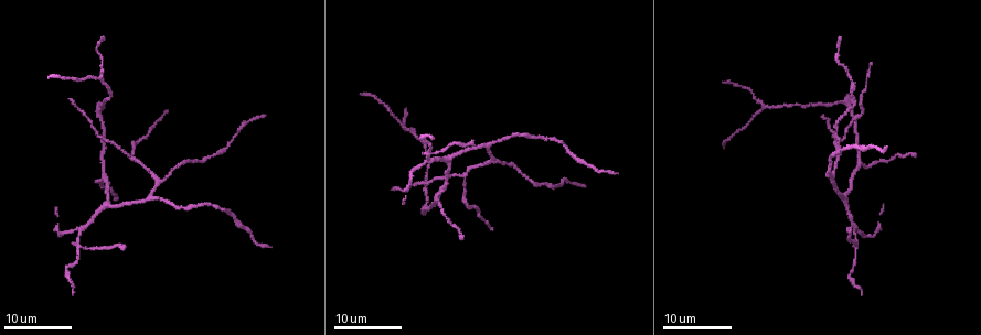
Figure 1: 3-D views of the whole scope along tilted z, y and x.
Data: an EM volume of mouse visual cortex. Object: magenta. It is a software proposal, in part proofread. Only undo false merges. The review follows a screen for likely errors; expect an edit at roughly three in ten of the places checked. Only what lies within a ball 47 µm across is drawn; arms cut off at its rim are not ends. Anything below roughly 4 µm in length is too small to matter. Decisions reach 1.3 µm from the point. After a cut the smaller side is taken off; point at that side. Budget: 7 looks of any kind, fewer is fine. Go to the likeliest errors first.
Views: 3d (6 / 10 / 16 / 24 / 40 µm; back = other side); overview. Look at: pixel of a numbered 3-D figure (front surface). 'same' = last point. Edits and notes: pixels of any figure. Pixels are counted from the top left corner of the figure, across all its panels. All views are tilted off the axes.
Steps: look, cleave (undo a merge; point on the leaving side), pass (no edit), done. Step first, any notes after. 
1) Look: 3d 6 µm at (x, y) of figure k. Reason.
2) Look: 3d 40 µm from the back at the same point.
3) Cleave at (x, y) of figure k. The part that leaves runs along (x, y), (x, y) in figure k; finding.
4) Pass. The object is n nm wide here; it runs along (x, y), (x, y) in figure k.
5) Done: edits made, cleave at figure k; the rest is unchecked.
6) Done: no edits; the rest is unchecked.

Look: 3d 24 µm at (432, 154) of figure 1. Four arms meet.

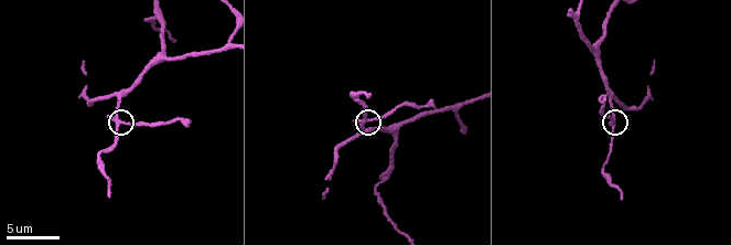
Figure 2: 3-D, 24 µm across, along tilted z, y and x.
Look: 3d 10 µm at (367, 122) of figure 2.

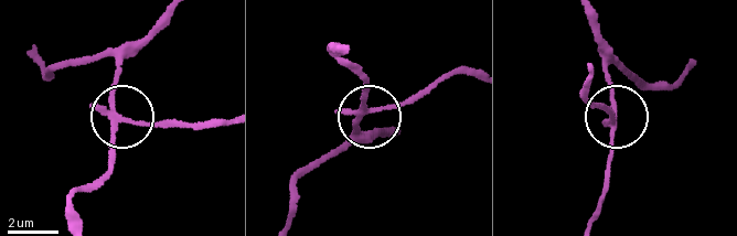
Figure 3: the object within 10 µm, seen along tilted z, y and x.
Cleave at (153, 122) of figure 3. The object is 200 nm wide here; the part that leaves runs along (118, 119), (161, 125), (223, 118) in figure 3; two neurons meet here.

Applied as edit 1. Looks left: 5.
Look: 3d 10 µm at (396, 123) of figure 2. A fork.

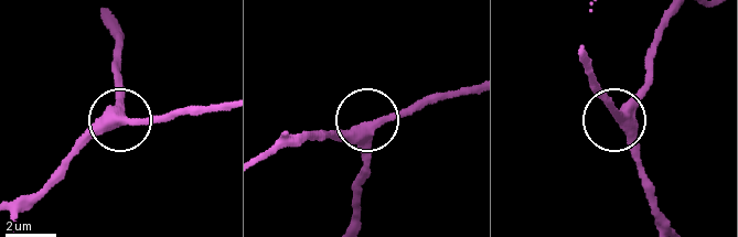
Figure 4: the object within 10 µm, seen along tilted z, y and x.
Look: 3d 10 µm from the back at (617, 118) of figure 4.

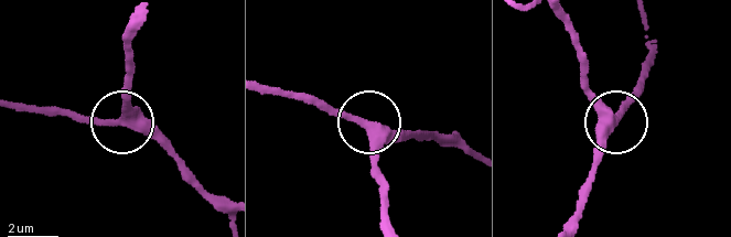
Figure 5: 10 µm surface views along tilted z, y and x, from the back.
Pass. The object is 360 nm wide here; it runs along (568, 31), (582, 90), (616, 125), (579, 186) in figure 5; all the same neuron.

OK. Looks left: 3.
Look: 3d 24 µm at (765, 107) of figure 1. Arms part here.

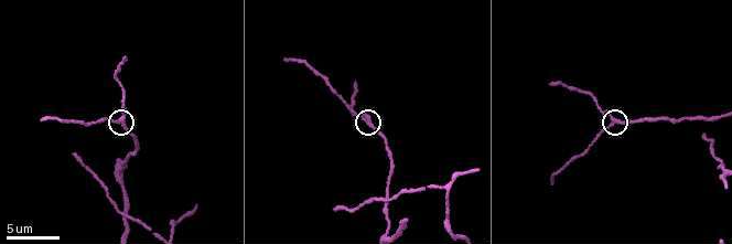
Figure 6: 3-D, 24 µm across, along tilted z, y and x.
Look: 3d 10 µm at (368, 122) of figure 6.

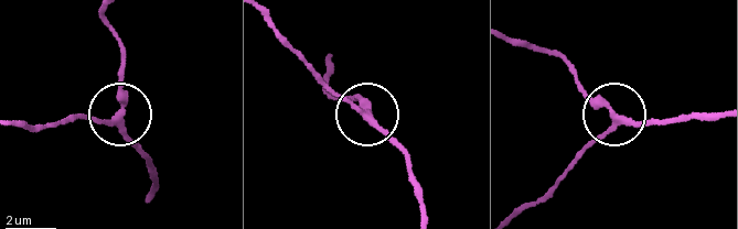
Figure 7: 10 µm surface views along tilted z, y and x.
Pass. 3 arms meet here; it runs along (152, 189), (158, 175), (150, 155), (125, 129), (124, 56) in figure 7; continuous, no second neuron.

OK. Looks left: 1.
Look: 3d 10 µm at (159, 13) of figure 2. Small branch off a trunk.

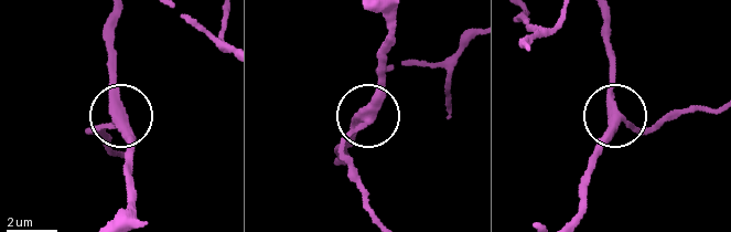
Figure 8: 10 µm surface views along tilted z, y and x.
Pass. 3 arms meet here; one neuron here.

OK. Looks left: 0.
Done: edits made, cleave at figure 3; the rest is unchecked.

